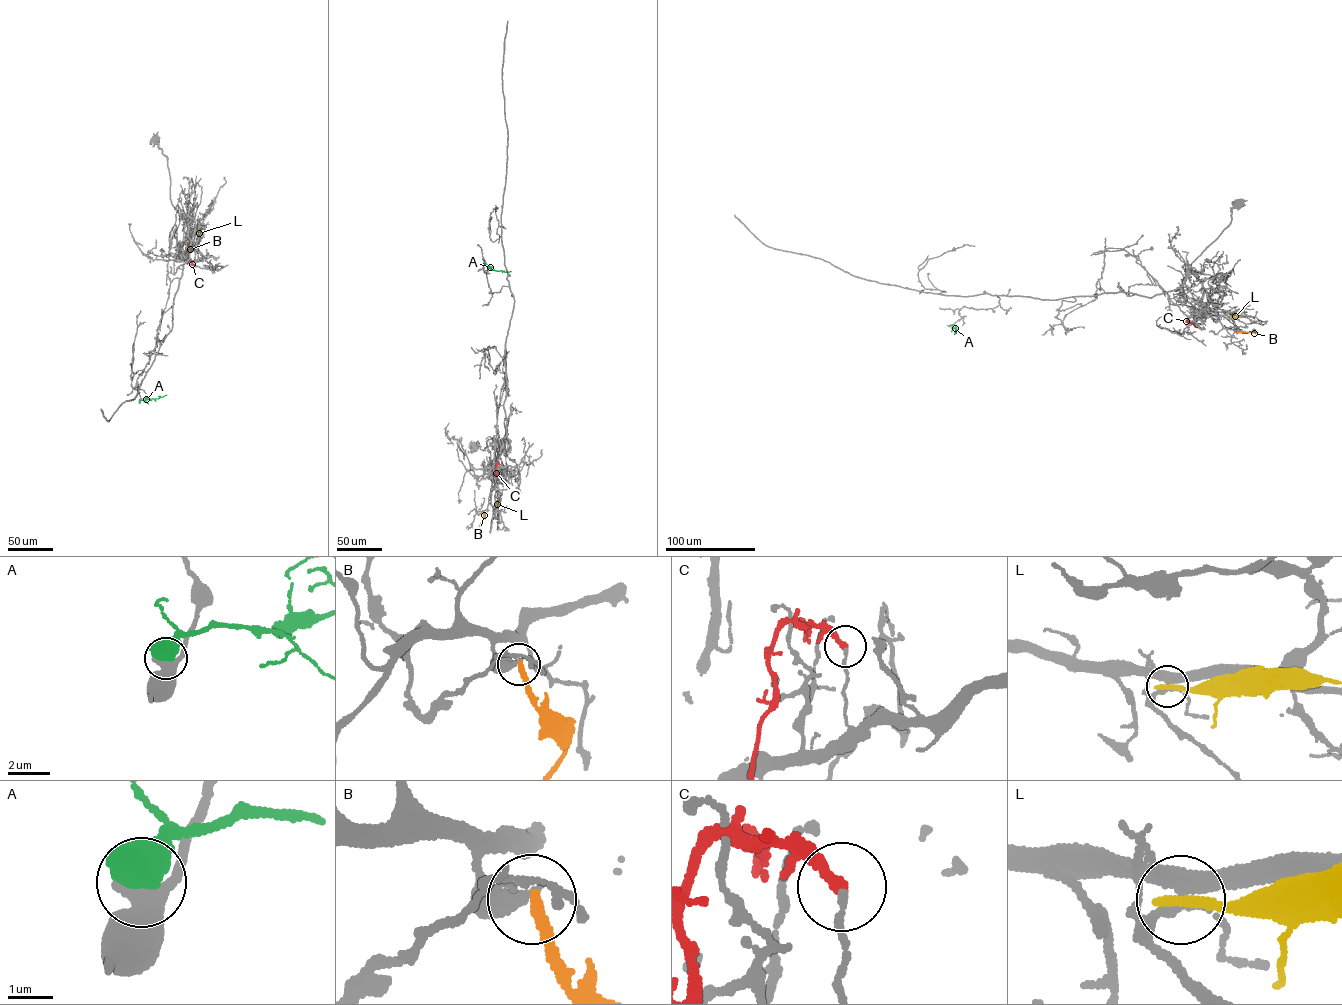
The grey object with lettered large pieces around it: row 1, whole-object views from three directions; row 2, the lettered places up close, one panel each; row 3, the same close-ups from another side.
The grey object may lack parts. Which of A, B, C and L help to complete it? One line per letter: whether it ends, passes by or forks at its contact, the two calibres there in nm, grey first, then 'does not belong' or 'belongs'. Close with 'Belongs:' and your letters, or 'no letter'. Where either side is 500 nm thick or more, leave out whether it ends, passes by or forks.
A: 440/700 nm | does not belong
B: it ends | 320/240 nm | does not belong
C: it ends | 140/240 nm | does not belong
L: it ends | 320/240 nm | does not belong
Belongs: no letter

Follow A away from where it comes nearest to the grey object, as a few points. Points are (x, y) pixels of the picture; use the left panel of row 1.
A: (139, 401), (166, 395)

